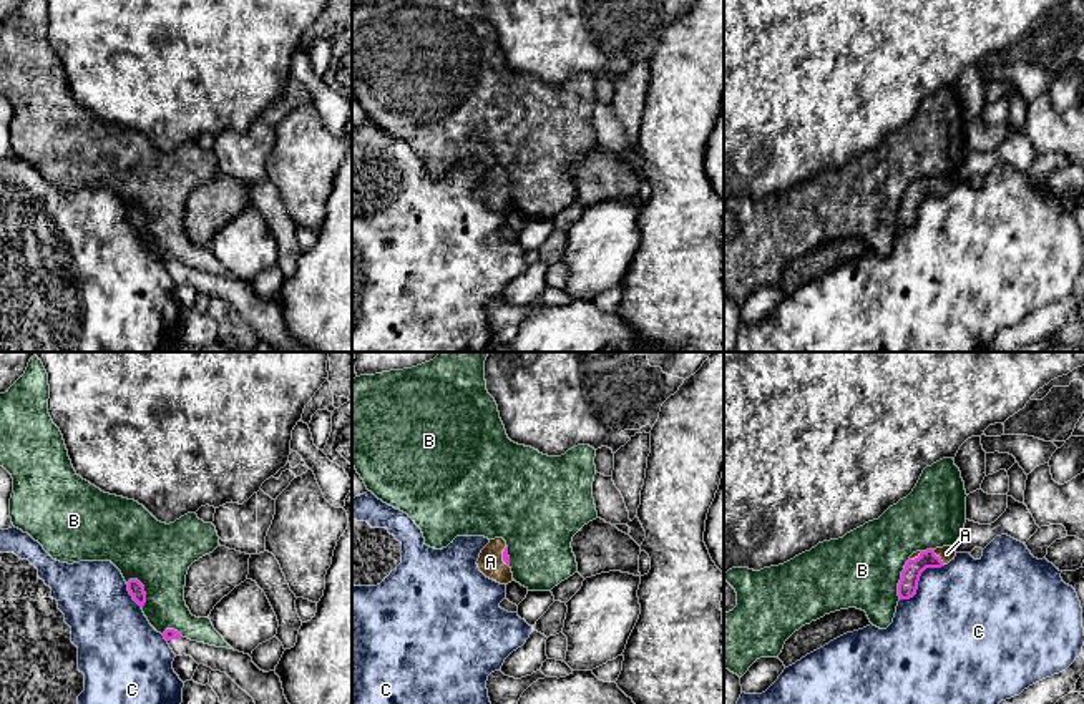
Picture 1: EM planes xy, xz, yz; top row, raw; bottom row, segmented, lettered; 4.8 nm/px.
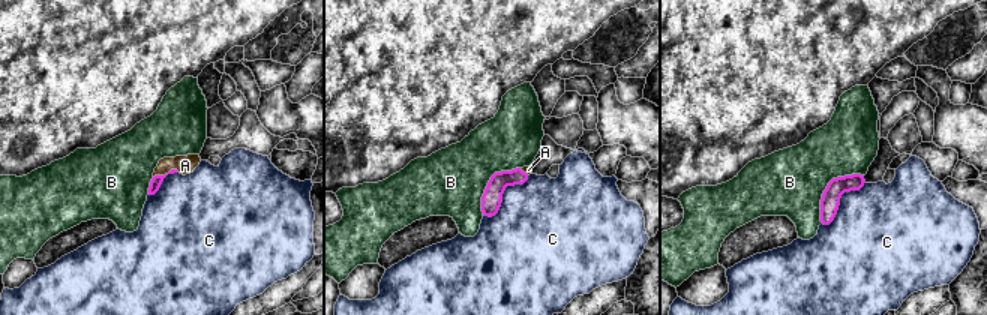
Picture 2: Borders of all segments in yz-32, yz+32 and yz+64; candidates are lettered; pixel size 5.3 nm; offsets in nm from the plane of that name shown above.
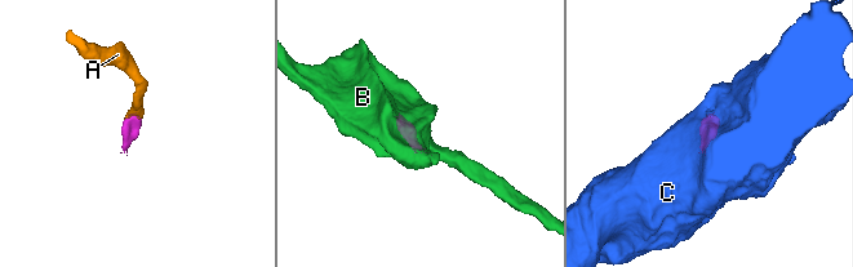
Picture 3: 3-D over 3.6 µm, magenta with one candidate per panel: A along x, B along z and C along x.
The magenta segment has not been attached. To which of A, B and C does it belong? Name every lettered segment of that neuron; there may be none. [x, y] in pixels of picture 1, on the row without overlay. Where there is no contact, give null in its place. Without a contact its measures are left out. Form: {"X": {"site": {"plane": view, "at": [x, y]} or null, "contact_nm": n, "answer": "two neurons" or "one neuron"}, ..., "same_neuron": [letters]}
{"A": {"site": {"plane": "yz", "at": [940, 186]}, "contact_nm": 90, "answer": "one neuron"}, "B": {"site": {"plane": "xy", "at": [143, 220]}, "contact_nm": 160, "answer": "two neurons"}, "C": {"site": {"plane": "yz", "at": [918, 208]}, "contact_nm": 280, "answer": "two neurons"}, "same_neuron": ["A"]}

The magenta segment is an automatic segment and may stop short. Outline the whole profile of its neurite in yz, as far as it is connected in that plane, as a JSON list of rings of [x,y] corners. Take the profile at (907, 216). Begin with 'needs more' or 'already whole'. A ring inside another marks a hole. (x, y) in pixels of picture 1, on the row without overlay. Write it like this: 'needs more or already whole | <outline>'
needs more | [[[956,174],[913,181],[901,199],[901,208],[898,211],[900,227],[910,227],[916,222],[920,204],[926,196],[941,196],[955,188],[955,184]]]

